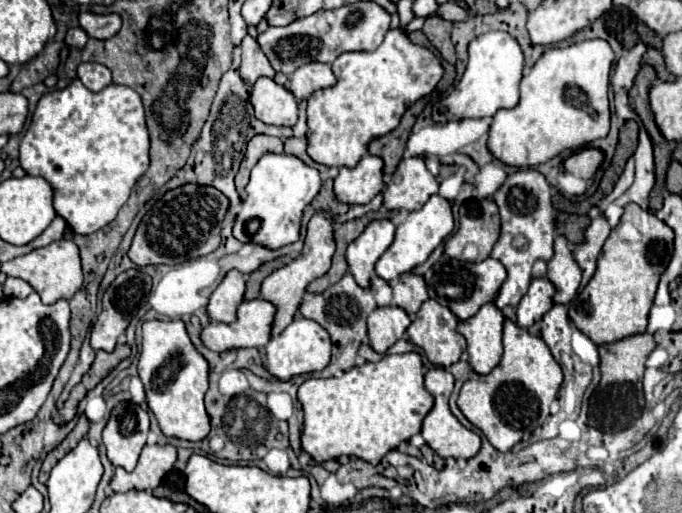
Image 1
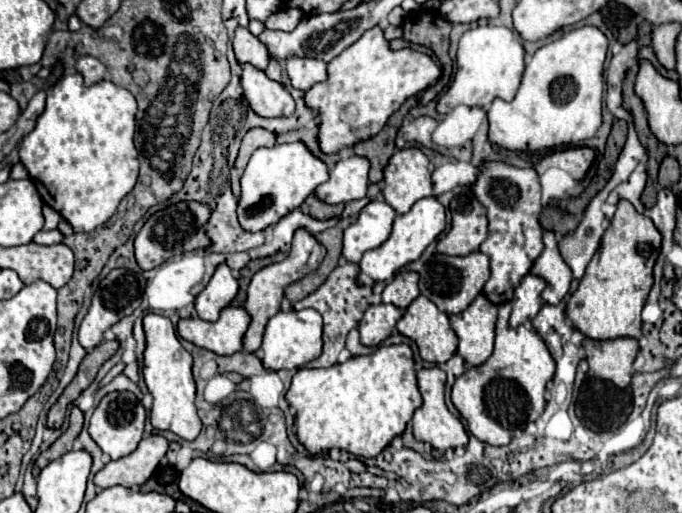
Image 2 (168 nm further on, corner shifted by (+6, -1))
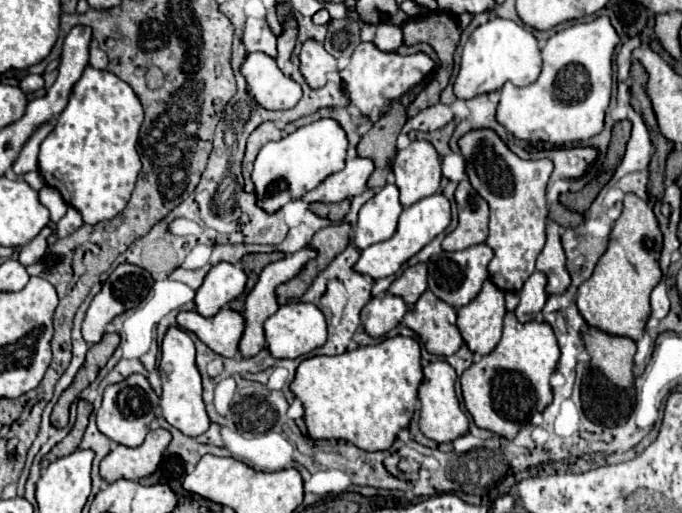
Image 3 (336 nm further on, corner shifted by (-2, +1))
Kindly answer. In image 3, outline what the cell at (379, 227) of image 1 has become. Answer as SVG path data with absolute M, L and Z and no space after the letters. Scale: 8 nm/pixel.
M388 183L378 189L376 195L364 203L358 213L358 223L354 227L354 245L364 251L366 247L386 241L394 235L402 205L398 201L396 185Z

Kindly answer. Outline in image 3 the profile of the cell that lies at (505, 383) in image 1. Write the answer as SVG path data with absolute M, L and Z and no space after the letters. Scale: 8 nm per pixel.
M506 313L502 339L496 345L496 349L492 353L484 355L478 363L472 363L460 377L464 403L474 419L474 423L504 439L514 439L518 435L520 427L526 425L534 413L542 413L552 403L550 375L554 373L558 359L560 359L560 349L558 349L554 331L548 323L536 323L536 321L520 323L514 313Z

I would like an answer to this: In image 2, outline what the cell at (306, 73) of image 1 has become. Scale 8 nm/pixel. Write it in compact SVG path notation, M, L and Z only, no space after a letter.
M290 57L286 61L286 71L292 79L294 89L308 91L312 85L326 79L326 63L308 57Z

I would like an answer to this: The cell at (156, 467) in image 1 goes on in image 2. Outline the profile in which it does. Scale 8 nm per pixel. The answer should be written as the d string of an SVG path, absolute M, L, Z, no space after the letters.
M162 435L144 437L138 449L116 461L108 461L94 477L94 483L102 489L112 485L140 487L158 467L160 459L168 451L168 441Z

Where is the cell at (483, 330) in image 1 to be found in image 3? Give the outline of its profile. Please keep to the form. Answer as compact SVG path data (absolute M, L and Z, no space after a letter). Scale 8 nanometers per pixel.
M490 281L484 283L482 291L468 305L458 309L456 327L472 353L488 355L496 349L502 337L504 315L504 293Z

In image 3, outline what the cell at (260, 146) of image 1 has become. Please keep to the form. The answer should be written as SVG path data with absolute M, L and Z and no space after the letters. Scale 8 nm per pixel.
M266 121L262 123L260 127L256 127L252 131L252 135L248 137L248 145L246 145L246 155L244 155L244 161L242 161L242 175L244 175L244 191L246 193L254 193L254 185L250 181L250 173L252 173L252 163L260 151L260 147L268 141L274 141L274 139L282 139L282 131L272 123L272 121Z

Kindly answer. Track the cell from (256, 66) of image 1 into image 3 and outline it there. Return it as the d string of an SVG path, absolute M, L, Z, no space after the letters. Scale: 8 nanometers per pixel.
M254 17L246 19L242 41L248 53L262 51L270 57L276 57L276 37L272 35L266 19L254 19Z

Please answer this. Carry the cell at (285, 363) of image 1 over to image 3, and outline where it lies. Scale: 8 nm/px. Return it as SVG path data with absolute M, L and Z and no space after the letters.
M286 303L264 323L266 345L276 359L296 359L326 343L326 319L314 303Z

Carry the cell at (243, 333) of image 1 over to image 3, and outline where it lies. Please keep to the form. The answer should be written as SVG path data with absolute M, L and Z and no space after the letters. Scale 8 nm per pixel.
M230 307L220 309L208 319L196 311L184 311L178 313L178 327L194 333L214 353L222 357L234 357L238 355L238 343L244 333L244 317Z

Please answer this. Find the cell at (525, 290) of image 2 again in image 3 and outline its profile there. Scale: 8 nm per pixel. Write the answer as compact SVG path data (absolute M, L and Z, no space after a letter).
M534 271L520 291L520 303L514 311L518 321L520 323L532 321L534 315L540 313L542 307L546 305L546 299L548 299L548 295L546 295L546 275L542 275L540 271Z

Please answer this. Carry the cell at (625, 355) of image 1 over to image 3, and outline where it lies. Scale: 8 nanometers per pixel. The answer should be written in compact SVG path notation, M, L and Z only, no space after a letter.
M584 325L580 333L592 365L598 367L614 385L624 389L632 387L636 343L630 337L614 337L590 325Z

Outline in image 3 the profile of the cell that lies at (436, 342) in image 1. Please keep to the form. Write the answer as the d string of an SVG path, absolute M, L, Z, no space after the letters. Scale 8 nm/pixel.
M426 291L404 315L406 327L420 335L424 347L432 355L450 357L462 347L462 337L456 327L456 311L438 299L432 291Z

